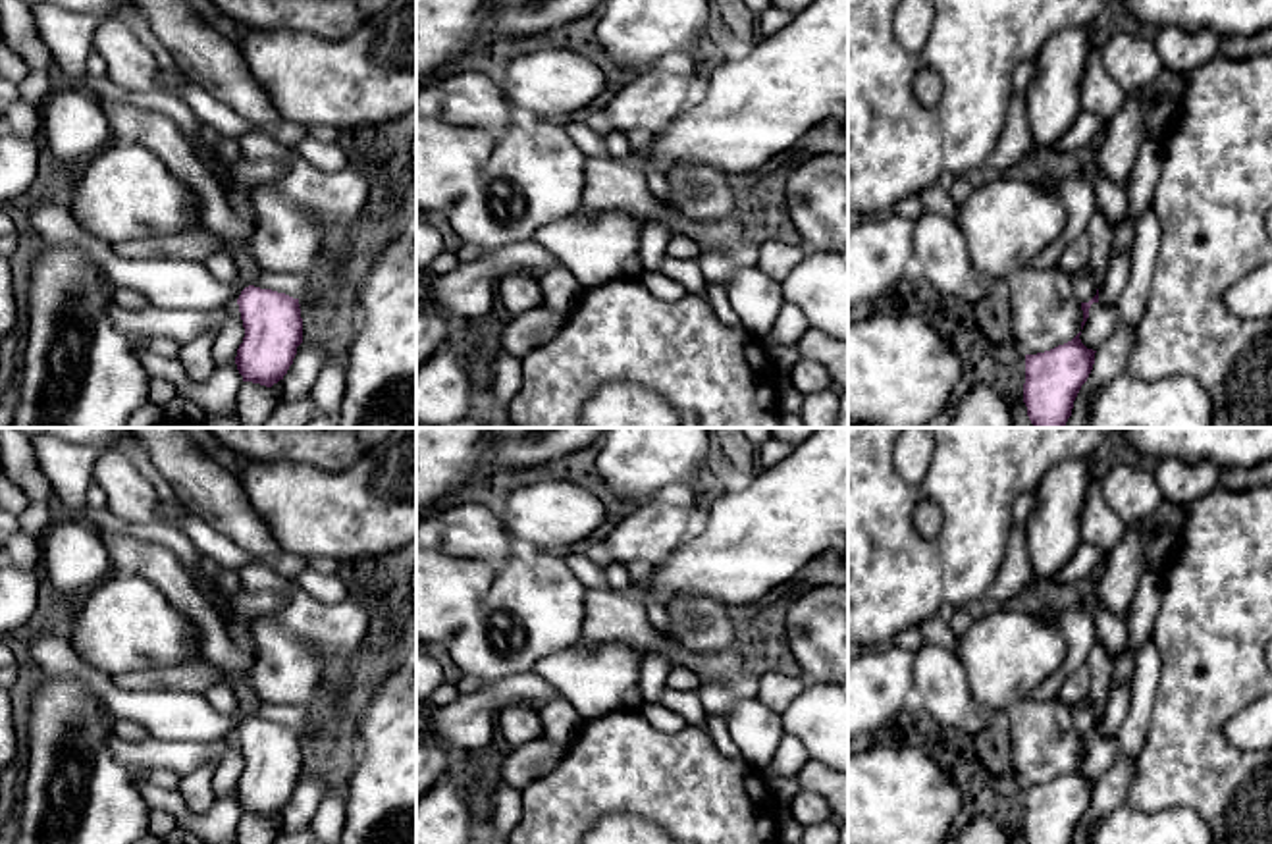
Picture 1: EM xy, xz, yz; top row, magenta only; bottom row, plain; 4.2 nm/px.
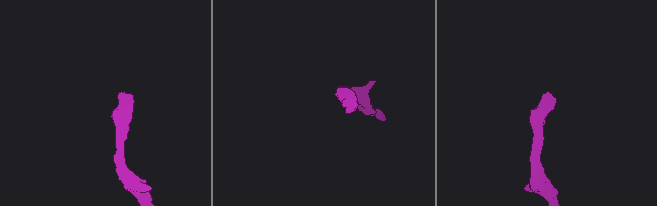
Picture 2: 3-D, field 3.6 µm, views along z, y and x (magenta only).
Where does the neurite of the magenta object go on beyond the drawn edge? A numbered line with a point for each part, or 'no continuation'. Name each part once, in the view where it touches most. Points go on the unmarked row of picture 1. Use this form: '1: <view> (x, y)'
1: xy (130, 555)

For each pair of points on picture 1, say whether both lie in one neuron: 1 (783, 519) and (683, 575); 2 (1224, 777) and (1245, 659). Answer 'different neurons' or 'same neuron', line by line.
1: same neuron
2: same neuron

